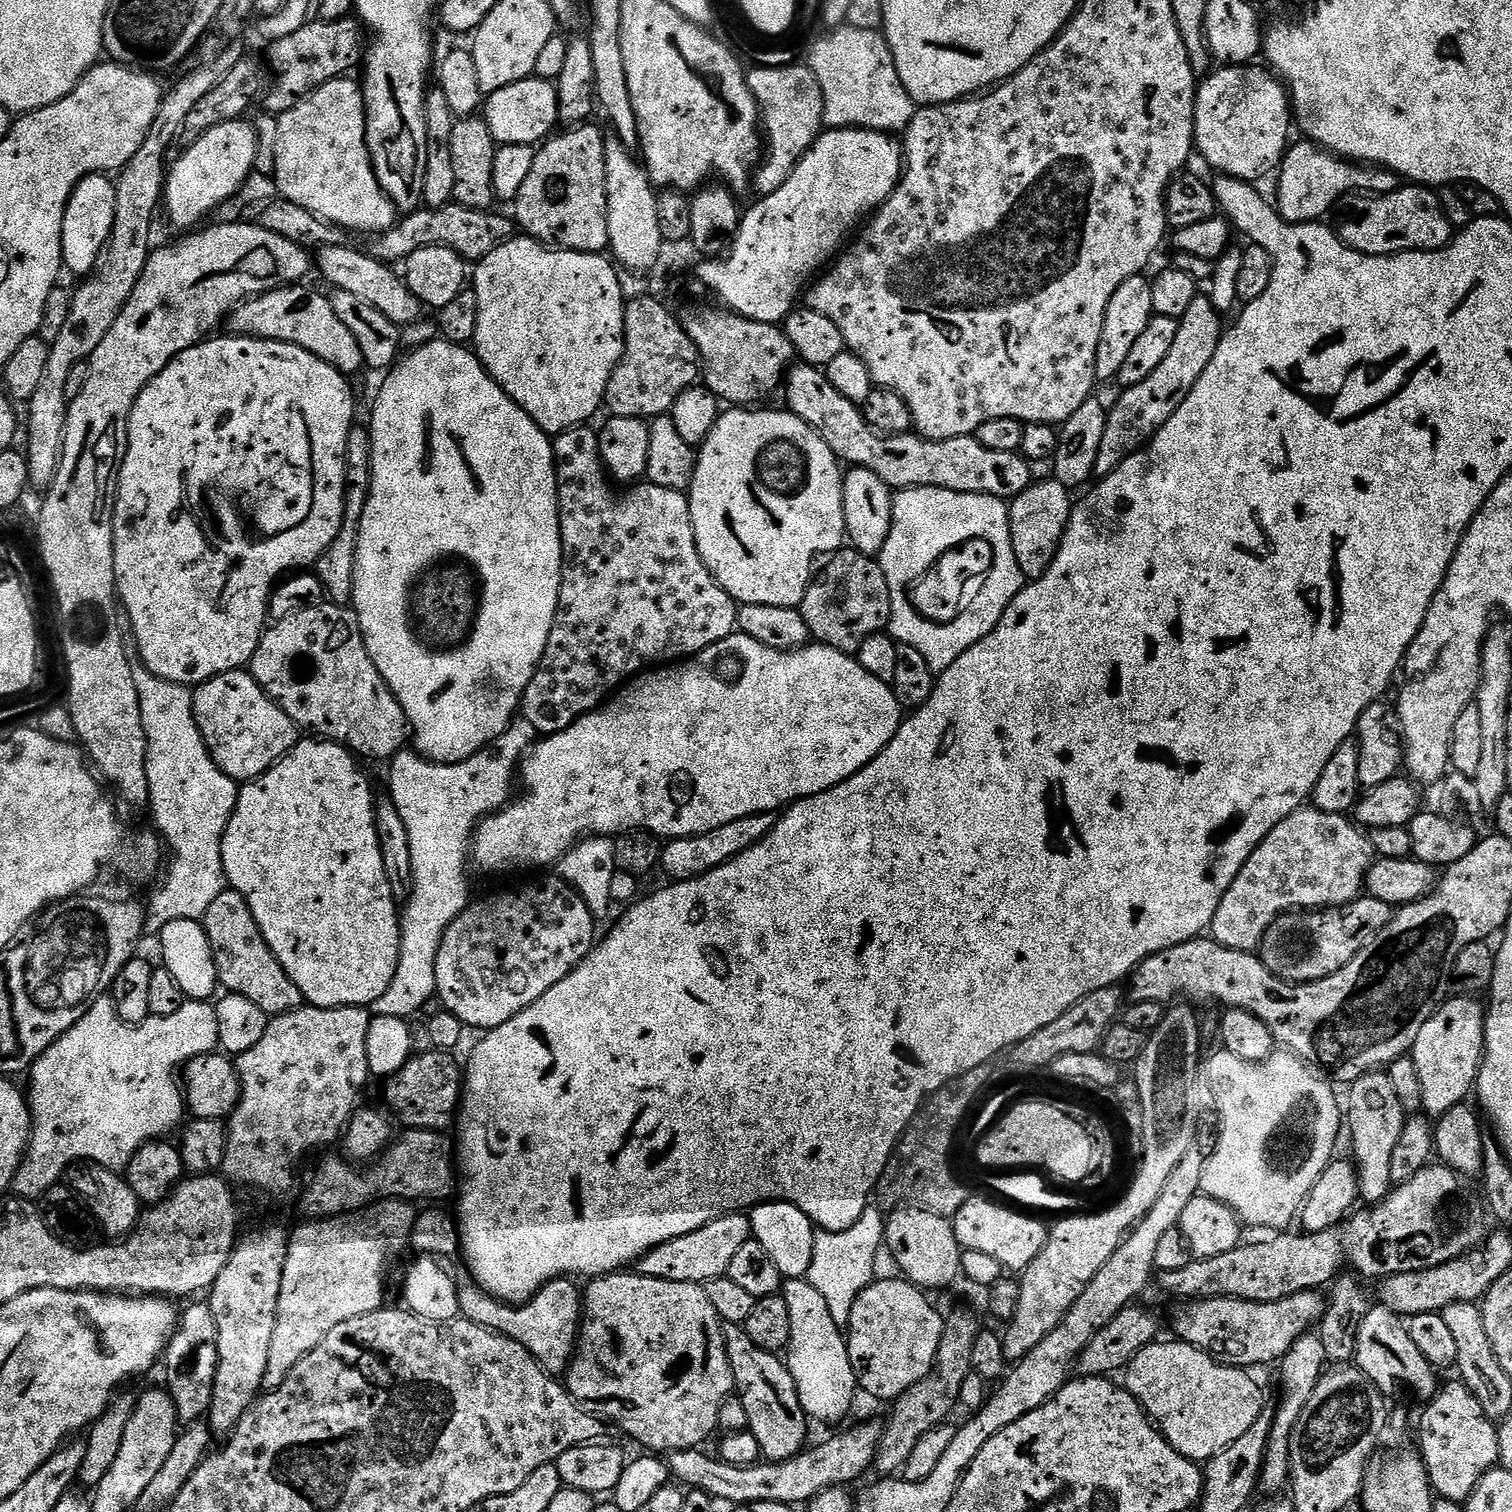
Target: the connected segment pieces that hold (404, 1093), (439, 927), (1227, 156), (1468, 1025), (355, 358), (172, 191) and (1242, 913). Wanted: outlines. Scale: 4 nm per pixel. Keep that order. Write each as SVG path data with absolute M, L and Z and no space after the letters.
M427 1050L413 1055L411 1060L392 1076L387 1077L384 1100L387 1111L397 1121L404 1123L405 1129L424 1128L428 1132L443 1133L444 1128L453 1127L457 1119L462 1099L462 1068L456 1065L452 1052Z
M517 718L512 721L506 731L487 744L482 751L474 754L470 758L466 758L457 764L439 764L433 760L425 760L419 752L415 750L401 750L392 757L388 768L388 792L387 795L392 801L392 805L398 810L398 814L402 818L402 822L406 822L406 834L410 838L410 862L414 866L414 878L412 879L412 893L410 898L403 905L402 919L400 922L400 957L398 958L398 970L394 974L394 982L390 982L390 990L386 990L386 994L382 994L382 998L370 1005L372 1016L385 1016L386 1018L412 1018L415 1012L420 1012L428 1004L428 999L433 999L436 996L436 963L438 962L438 946L442 946L442 938L446 934L446 930L450 926L450 922L454 922L454 918L458 918L458 914L462 914L465 908L470 903L468 897L468 864L470 868L470 849L472 846L472 838L476 835L476 828L480 821L485 820L488 816L493 815L505 807L513 799L514 791L512 792L512 780L517 779L518 769L532 745L537 743L538 733L534 726L530 726L530 722L523 718Z
M1220 66L1209 71L1208 75L1199 81L1194 110L1194 134L1196 135L1194 148L1198 156L1213 168L1213 173L1233 176L1249 182L1260 182L1263 176L1268 176L1271 172L1273 175L1279 169L1280 162L1290 147L1288 127L1291 129L1294 124L1288 90L1283 80L1267 67L1256 67Z
M1456 994L1441 1004L1422 1026L1410 1053L1422 1081L1422 1108L1429 1117L1439 1118L1473 1095L1476 1076L1484 1059L1484 1018L1486 1008L1479 999Z
M285 286L253 296L233 310L226 321L227 327L232 327L229 329L238 336L253 336L259 340L302 346L302 350L322 358L322 362L334 366L334 370L343 376L355 377L355 372L359 368L363 369L365 362L354 334L350 334L346 322L334 314L334 306L327 295L304 287Z
M244 118L222 122L222 126L214 126L214 130L202 134L202 138L183 150L185 152L176 161L173 159L167 169L162 204L165 209L168 207L174 227L192 230L203 225L207 216L209 219L221 204L237 195L254 171L256 129Z
M1311 806L1291 812L1270 830L1270 834L1266 834L1266 838L1262 838L1246 866L1238 870L1230 890L1226 890L1222 902L1218 902L1210 929L1211 939L1230 950L1255 953L1264 941L1266 930L1270 930L1272 923L1284 913L1341 908L1357 899L1365 891L1366 877L1373 863L1371 839L1347 815L1326 814Z

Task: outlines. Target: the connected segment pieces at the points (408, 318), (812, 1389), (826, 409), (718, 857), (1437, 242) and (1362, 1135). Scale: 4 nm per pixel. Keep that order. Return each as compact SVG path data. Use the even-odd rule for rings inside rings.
M348 244L338 246L320 246L314 252L314 268L326 283L332 284L335 290L346 290L346 294L355 294L366 306L374 306L374 310L386 314L390 322L398 326L414 323L422 316L422 305L418 298L404 284L399 275L396 276L391 267L378 262L367 251L352 248Z
M806 1278L784 1280L782 1295L786 1307L790 1310L790 1342L786 1349L786 1363L798 1386L798 1398L802 1402L802 1410L808 1415L809 1421L821 1420L824 1424L836 1424L839 1420L847 1418L848 1411L851 1410L852 1403L856 1400L856 1392L858 1393L856 1375L854 1366L850 1362L845 1333L838 1326L838 1322L834 1322L834 1317L830 1315L822 1294L818 1294L818 1290L814 1290L814 1286L810 1286Z
M803 362L793 363L792 367L786 373L786 388L788 384L788 404L787 411L792 412L798 418L802 418L802 422L809 424L816 433L826 442L826 446L830 446L830 450L834 450L837 460L848 466L857 468L865 468L866 470L874 470L874 474L878 474L878 478L882 478L882 482L886 482L889 488L893 490L903 490L906 488L945 488L946 490L954 490L955 492L965 492L966 494L982 494L983 496L996 496L999 500L1010 502L1018 494L1022 494L1022 490L1026 490L1034 482L1033 465L1025 460L1019 452L1011 452L1010 454L1002 454L998 450L986 450L982 446L982 442L978 442L975 436L963 436L962 438L950 438L949 440L925 440L922 436L917 436L912 432L902 432L899 434L881 434L875 428L871 428L866 422L861 405L850 402L850 398L842 398L842 394L838 394L838 390L834 390L834 386L830 386L827 375L821 369L816 368L812 364Z
M762 812L759 816L747 816L738 822L726 822L718 830L710 830L701 836L678 836L669 839L660 849L660 868L672 882L693 880L742 854L750 846L762 842L766 834L776 825L777 817L771 812Z
M1401 186L1383 194L1353 194L1336 203L1335 231L1349 248L1367 256L1395 256L1397 252L1433 252L1448 247L1454 229L1440 205L1439 195L1428 186Z
M1387 1071L1368 1072L1362 1078L1351 1081L1346 1100L1346 1132L1352 1135L1351 1159L1360 1179L1360 1200L1375 1206L1389 1199L1394 1185L1390 1178L1390 1161L1394 1146L1402 1134L1406 1119L1404 1107L1398 1102L1394 1086L1390 1086Z

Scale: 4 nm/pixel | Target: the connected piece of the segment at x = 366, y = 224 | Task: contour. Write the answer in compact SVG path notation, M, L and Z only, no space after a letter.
M341 78L326 82L304 100L300 100L298 106L294 106L289 112L279 113L278 119L280 125L274 179L283 199L302 206L302 210L352 234L385 232L397 223L398 210L389 196L380 189L380 183L372 169L372 159L366 142L364 90L357 81L355 84L352 78Z

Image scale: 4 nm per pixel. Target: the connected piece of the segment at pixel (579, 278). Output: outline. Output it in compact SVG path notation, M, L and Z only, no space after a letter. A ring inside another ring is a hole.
M516 234L506 243L490 250L490 254L486 254L478 261L474 268L474 284L475 280L474 291L478 298L478 330L474 341L474 351L480 360L480 365L494 377L498 386L502 386L504 393L513 402L522 406L522 410L526 410L526 414L530 414L530 418L534 418L534 422L544 432L559 434L571 428L587 425L588 419L596 411L601 411L606 386L624 353L624 306L626 301L622 294L617 265L604 254L569 252L555 246L545 246L527 234Z

